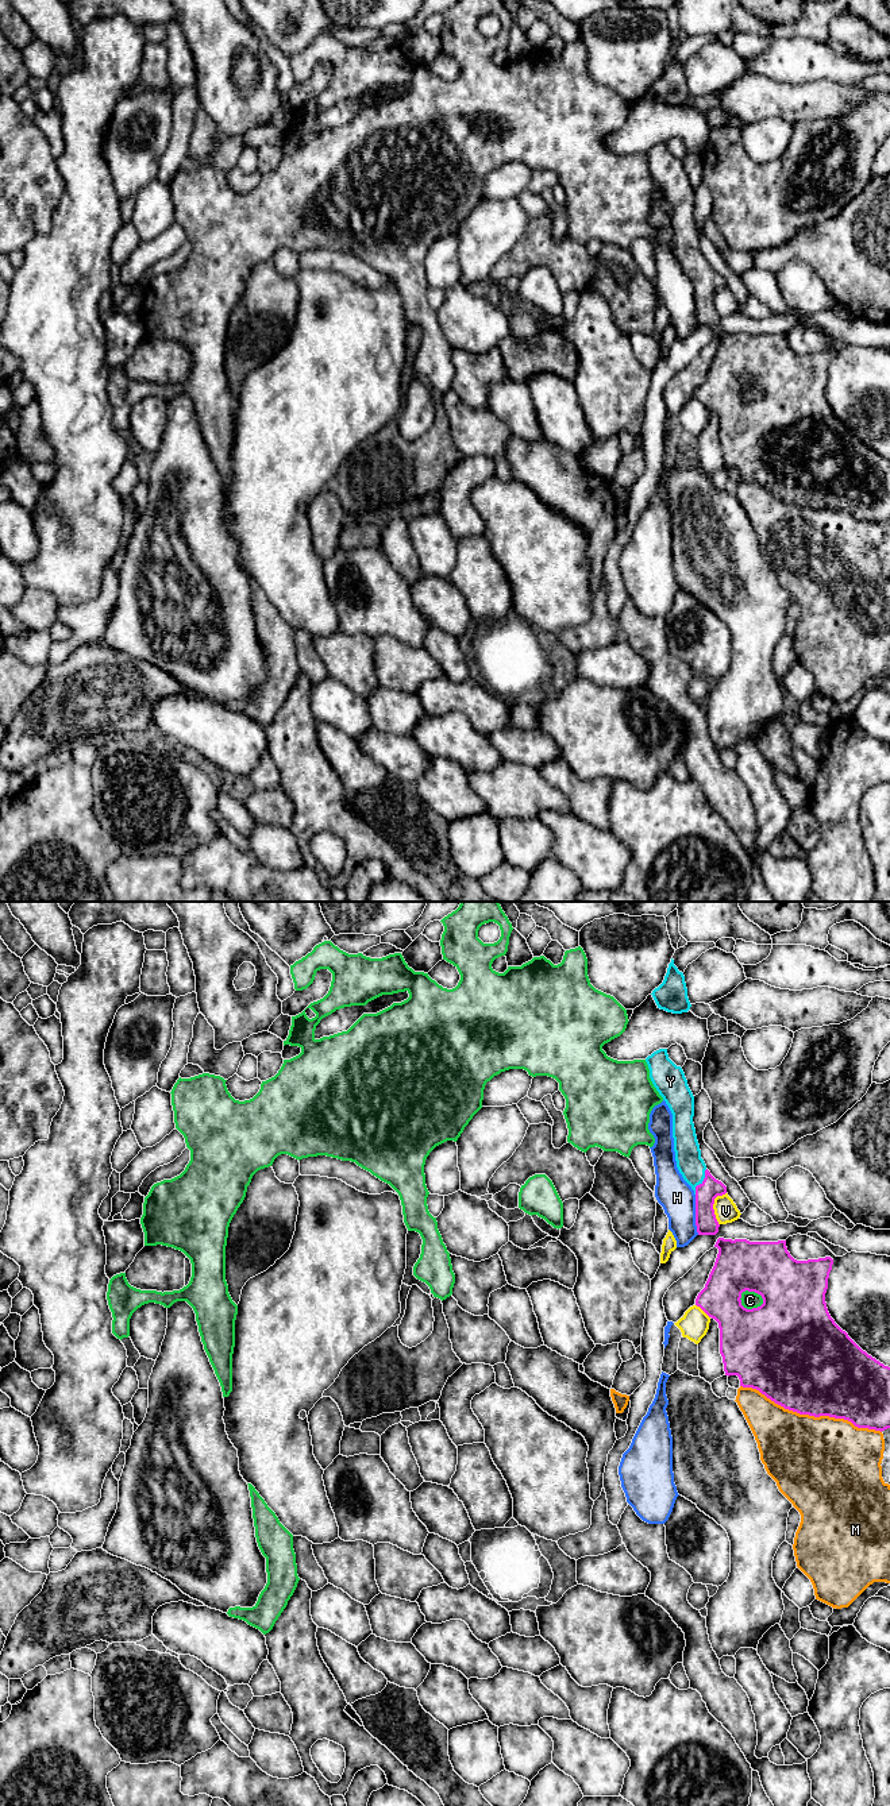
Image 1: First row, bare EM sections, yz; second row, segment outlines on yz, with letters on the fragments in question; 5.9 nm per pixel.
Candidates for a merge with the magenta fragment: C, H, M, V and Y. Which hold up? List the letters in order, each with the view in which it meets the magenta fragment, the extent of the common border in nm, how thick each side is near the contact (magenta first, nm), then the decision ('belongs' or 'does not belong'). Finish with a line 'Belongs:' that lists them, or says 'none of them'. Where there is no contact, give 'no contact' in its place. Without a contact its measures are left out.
C: meets magenta in yz; contact 160 nm long; 380 nm thick on the magenta side, 100 nm on the other; does not belong
H: meets magenta in yz; contact 240 nm long; 130 nm thick on the magenta side, 200 nm on the other; does not belong
M: meets magenta in yz; contact 900 nm long; 500 nm thick on the magenta side, 480 nm on the other; does not belong
V: meets magenta in yz; contact 200 nm long; 130 nm thick on the magenta side, 140 nm on the other; does not belong
Y: meets magenta in yz; contact 170 nm long; 130 nm thick on the magenta side, 160 nm on the other; belongs
Belongs: Y

